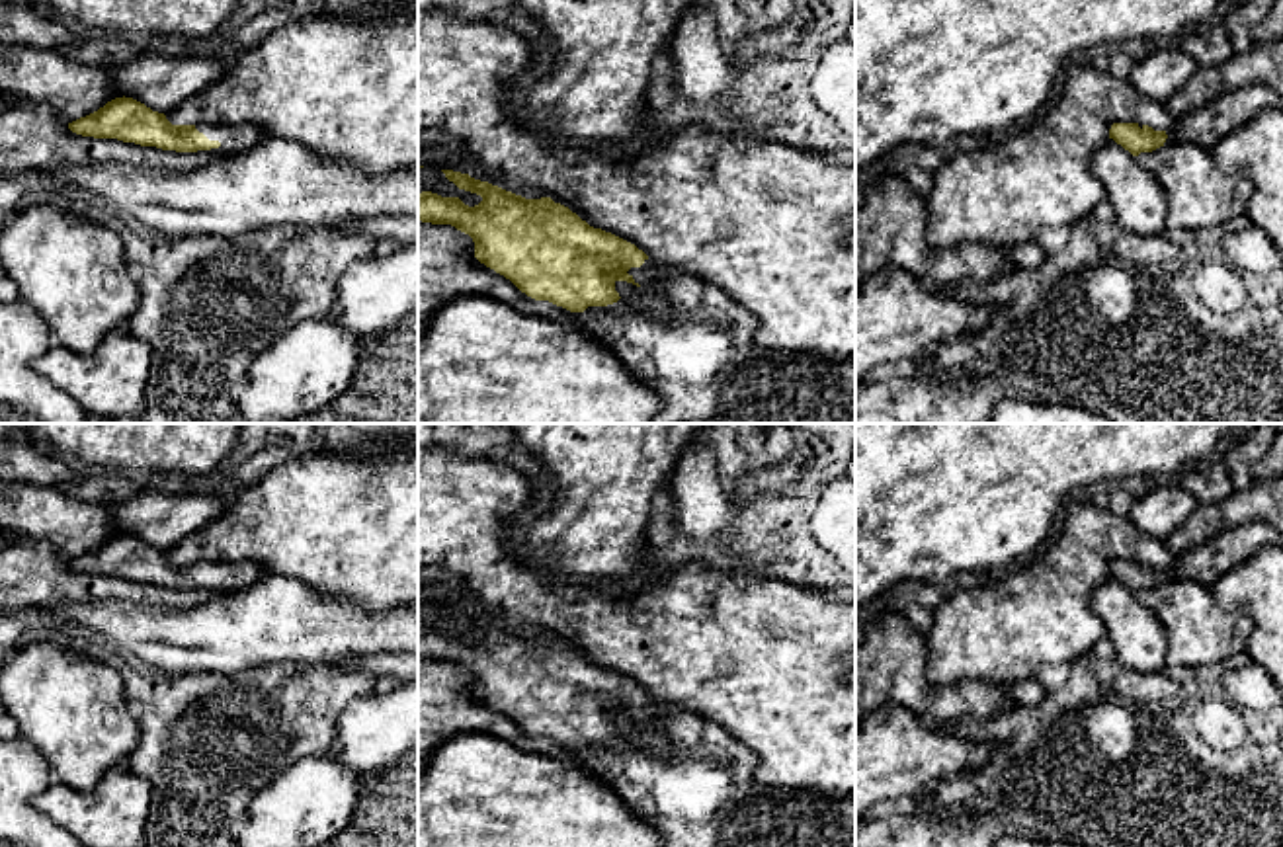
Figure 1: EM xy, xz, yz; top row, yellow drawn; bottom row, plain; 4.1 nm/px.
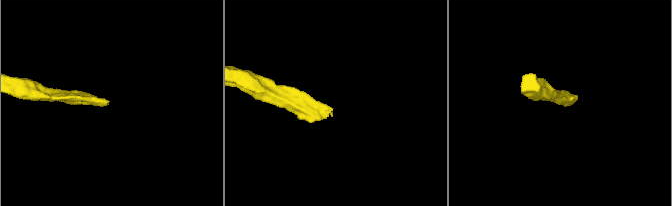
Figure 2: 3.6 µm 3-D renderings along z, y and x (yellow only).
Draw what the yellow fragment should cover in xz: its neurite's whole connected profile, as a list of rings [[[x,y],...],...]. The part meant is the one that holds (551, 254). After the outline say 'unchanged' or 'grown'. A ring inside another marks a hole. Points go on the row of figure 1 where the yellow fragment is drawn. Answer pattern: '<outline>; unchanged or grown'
[[[441,172],[459,189],[476,193],[482,201],[469,207],[459,197],[422,191],[418,193],[418,221],[451,224],[469,234],[480,263],[510,279],[527,297],[570,310],[572,316],[562,322],[564,328],[594,336],[660,398],[660,412],[652,424],[855,424],[855,361],[830,361],[801,349],[760,347],[754,342],[758,318],[721,287],[687,273],[656,269],[635,244],[590,226],[551,197],[525,199],[469,174]],[[617,281],[637,287],[660,285],[672,314],[658,318],[635,308],[615,291]]]; grown

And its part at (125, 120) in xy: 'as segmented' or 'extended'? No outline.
extended

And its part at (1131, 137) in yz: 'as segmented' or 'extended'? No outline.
extended

